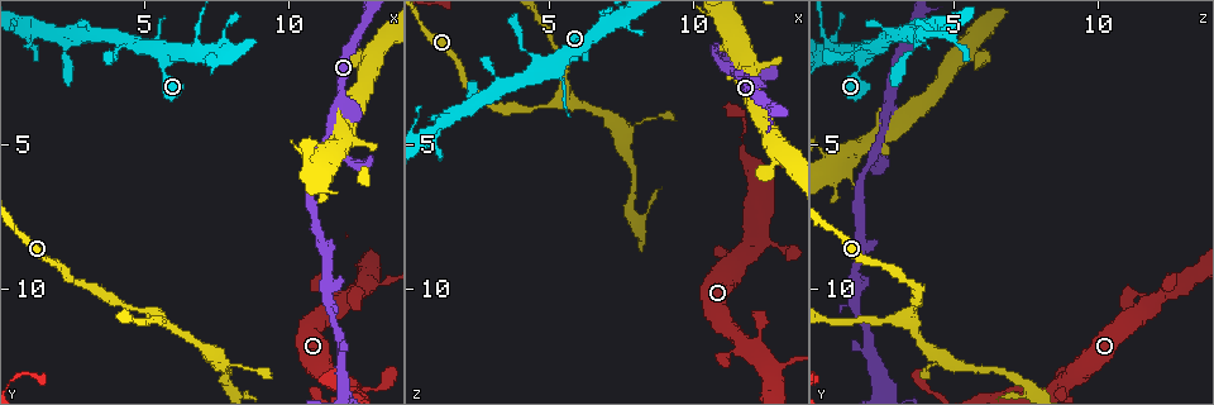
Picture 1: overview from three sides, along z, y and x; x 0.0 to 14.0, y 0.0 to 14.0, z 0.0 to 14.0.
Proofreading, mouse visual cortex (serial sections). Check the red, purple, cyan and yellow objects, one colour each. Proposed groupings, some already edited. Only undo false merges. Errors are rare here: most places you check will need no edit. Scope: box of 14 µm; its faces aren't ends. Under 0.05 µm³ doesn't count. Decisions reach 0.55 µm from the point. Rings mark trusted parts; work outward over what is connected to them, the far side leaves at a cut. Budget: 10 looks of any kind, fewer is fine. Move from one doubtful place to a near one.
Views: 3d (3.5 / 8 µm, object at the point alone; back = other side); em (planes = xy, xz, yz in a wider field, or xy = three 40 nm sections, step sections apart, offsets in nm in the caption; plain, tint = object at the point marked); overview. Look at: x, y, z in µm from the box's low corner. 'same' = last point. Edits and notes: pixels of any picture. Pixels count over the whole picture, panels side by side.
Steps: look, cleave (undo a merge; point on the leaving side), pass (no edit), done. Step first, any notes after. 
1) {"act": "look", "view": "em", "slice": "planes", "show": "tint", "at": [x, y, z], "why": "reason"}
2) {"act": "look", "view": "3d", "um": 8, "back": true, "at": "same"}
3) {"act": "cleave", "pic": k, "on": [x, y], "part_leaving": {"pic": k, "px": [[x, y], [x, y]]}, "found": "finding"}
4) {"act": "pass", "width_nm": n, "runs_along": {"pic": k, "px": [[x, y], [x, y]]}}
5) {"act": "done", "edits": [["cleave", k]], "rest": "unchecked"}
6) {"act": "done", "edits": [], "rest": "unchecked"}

{"act": "look", "view": "3d", "um": 3.5, "at": [5.2, 10.8, 3.7], "why": "side arm on a straight run"}

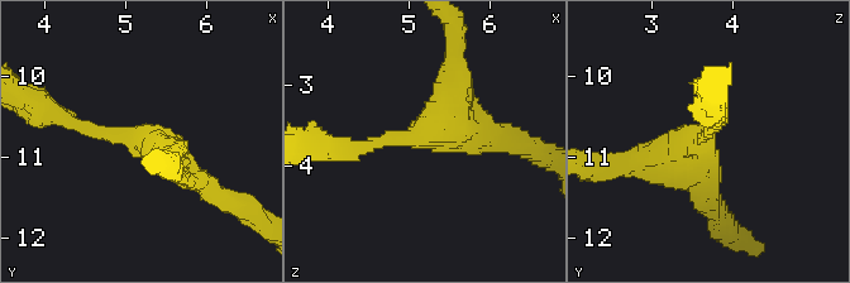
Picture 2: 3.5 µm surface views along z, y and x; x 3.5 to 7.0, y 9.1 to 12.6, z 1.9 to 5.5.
{"act": "look", "view": "em", "slice": "xy", "step": 5, "show": "tint", "at": [5.20, 10.75, 3.65], "arms": 3, "arm_widths_nm": [200, 300, 300], "why": "need the tissue"}

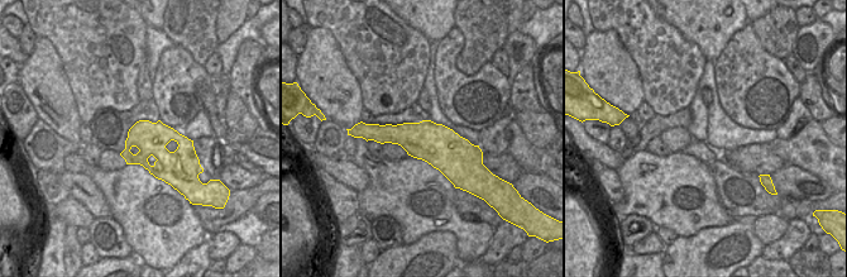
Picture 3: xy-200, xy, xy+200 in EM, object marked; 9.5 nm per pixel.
{"act": "pass", "runs_along": {"pic": 3, "px": [[368, 129], [444, 149], [475, 149]]}, "found": "continuous, no second cell"}

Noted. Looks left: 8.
{"act": "look", "view": "3d", "um": 3.5, "at": [8.3, 12.7, 4.2], "why": "narrows sharply"}

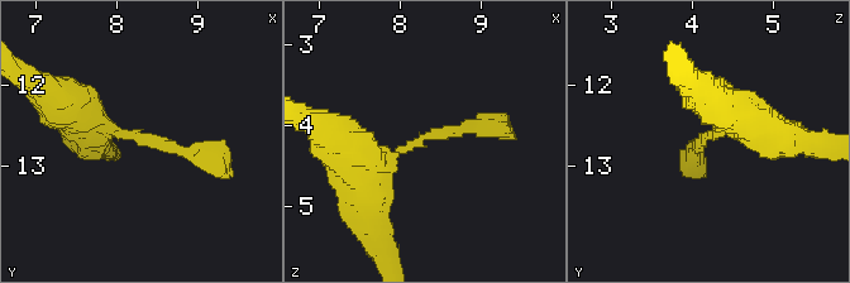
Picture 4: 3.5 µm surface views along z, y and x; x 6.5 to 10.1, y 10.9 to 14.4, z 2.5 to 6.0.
{"act": "look", "view": "em", "slice": "xy", "step": 5, "show": "tint", "at": [8.25, 12.65, 4.20]}

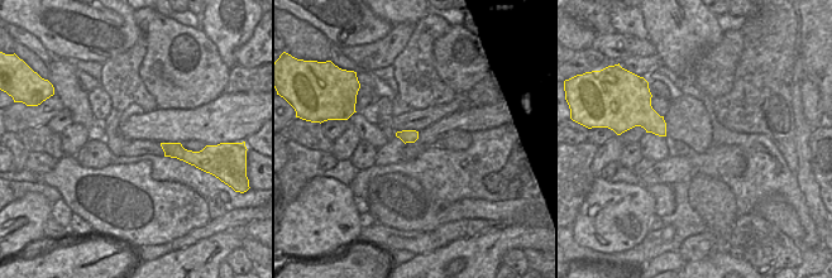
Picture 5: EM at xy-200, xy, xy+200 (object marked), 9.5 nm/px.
{"act": "pass", "width_nm": 120, "runs_along": {"pic": 4, "px": [[73, 114], [218, 164]]}, "found": "continuous, no second cell"}

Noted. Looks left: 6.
{"act": "look", "view": "3d", "um": 3.5, "at": [11.2, 9.8, 1.5], "why": "arms part here"}

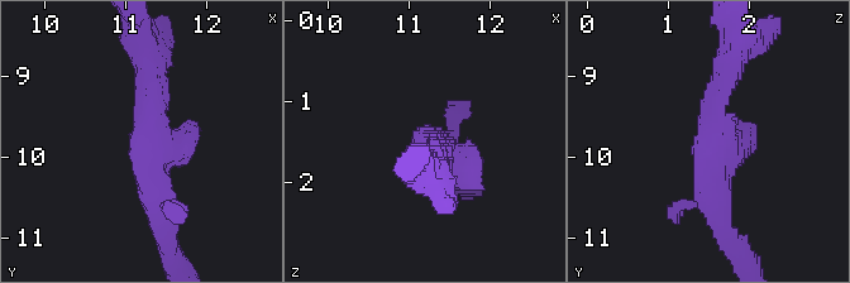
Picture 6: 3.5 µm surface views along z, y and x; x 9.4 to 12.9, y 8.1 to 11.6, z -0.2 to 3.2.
{"act": "look", "view": "em", "slice": "xy", "step": 5, "show": "tint", "at": [11.30, 9.85, 1.55], "why": "shape alone is not enough"}

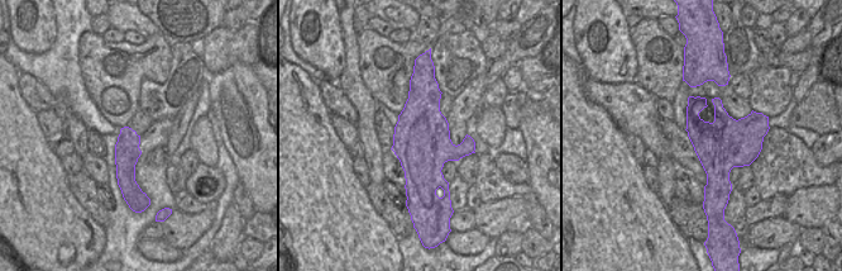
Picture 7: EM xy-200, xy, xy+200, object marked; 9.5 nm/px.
{"act": "pass", "runs_along": {"pic": 6, "px": [[146, 61], [149, 188], [161, 224]]}, "found": "continuous, no second cell"}

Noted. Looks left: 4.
{"act": "look", "view": "3d", "um": 8, "at": [12.0, 13.4, 2.5], "why": "two arms in line, one across"}

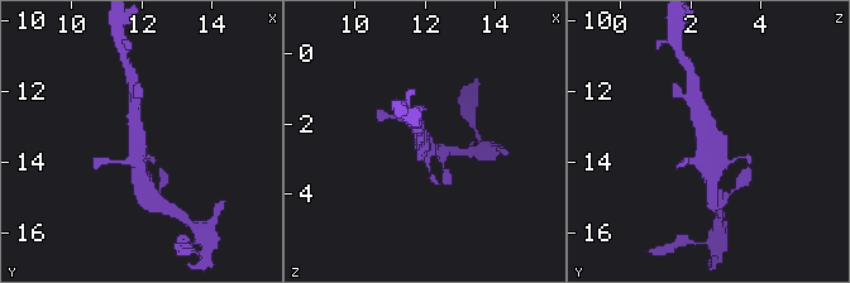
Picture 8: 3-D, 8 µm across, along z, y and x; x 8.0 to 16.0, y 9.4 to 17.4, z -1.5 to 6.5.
{"act": "look", "view": "em", "slice": "xy", "step": 3, "show": "tint", "at": [11.9, 13.4, 2.5]}

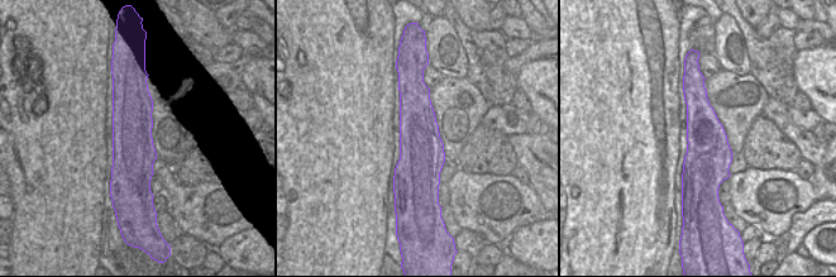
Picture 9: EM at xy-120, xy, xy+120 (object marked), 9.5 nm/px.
{"act": "pass", "width_nm": 440, "runs_along": {"pic": 8, "px": [[698, 111], [703, 142], [727, 138]]}, "found": "one cell here"}

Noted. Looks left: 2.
{"act": "done", "edits": [], "rest": "unchecked"}

